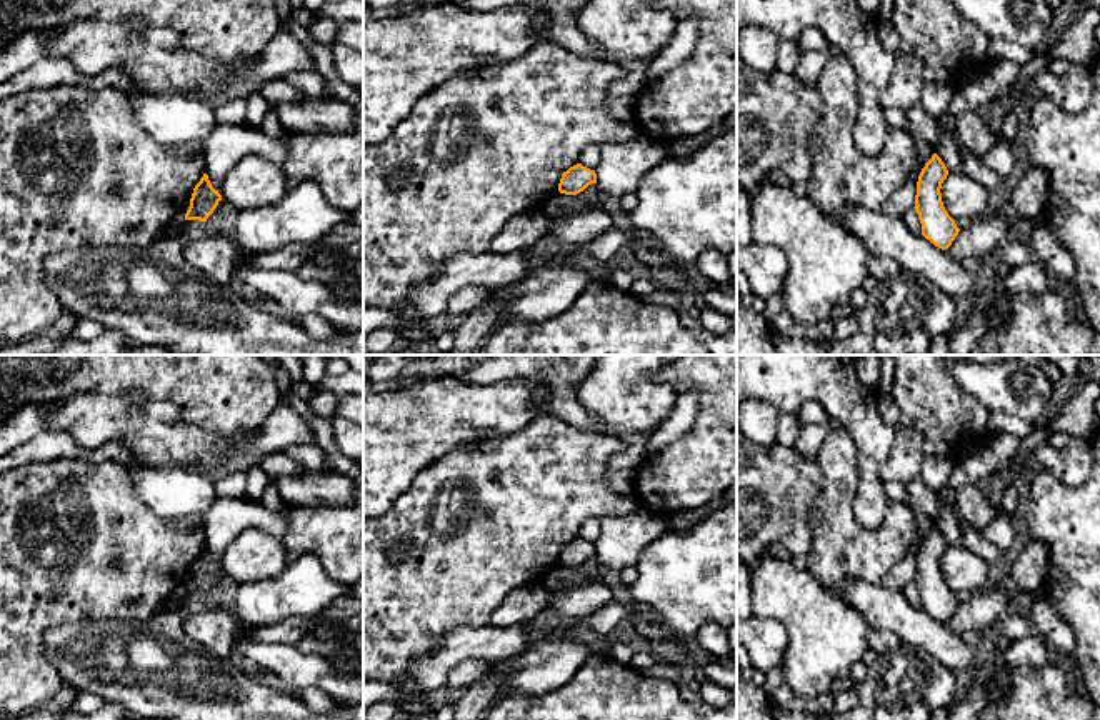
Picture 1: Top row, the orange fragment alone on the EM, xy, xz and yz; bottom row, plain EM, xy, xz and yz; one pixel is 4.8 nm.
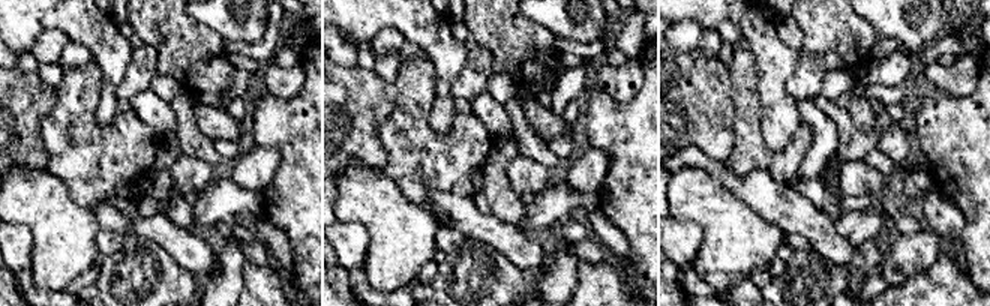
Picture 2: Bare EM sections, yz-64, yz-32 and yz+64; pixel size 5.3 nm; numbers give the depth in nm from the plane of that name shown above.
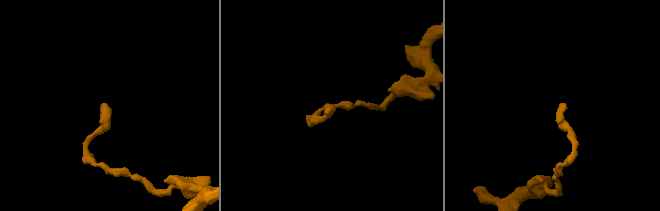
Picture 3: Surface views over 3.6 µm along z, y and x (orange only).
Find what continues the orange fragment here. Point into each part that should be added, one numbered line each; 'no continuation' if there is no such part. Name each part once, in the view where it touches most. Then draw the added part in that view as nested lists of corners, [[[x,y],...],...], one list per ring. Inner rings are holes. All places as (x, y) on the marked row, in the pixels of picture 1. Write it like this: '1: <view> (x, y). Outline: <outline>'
no continuation

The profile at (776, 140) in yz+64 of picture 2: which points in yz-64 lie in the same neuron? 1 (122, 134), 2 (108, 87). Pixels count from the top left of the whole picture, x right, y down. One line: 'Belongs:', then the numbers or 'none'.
Belongs: 2

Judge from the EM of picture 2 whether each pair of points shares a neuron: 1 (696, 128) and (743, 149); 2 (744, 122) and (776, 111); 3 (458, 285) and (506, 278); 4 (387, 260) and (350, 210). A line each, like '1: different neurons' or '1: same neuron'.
1: different neurons
2: different neurons
3: same neuron
4: same neuron

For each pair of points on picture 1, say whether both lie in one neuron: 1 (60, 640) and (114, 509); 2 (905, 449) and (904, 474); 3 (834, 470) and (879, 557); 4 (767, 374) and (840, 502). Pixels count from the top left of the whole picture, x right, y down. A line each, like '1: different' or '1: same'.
1: different
2: same
3: same
4: different

